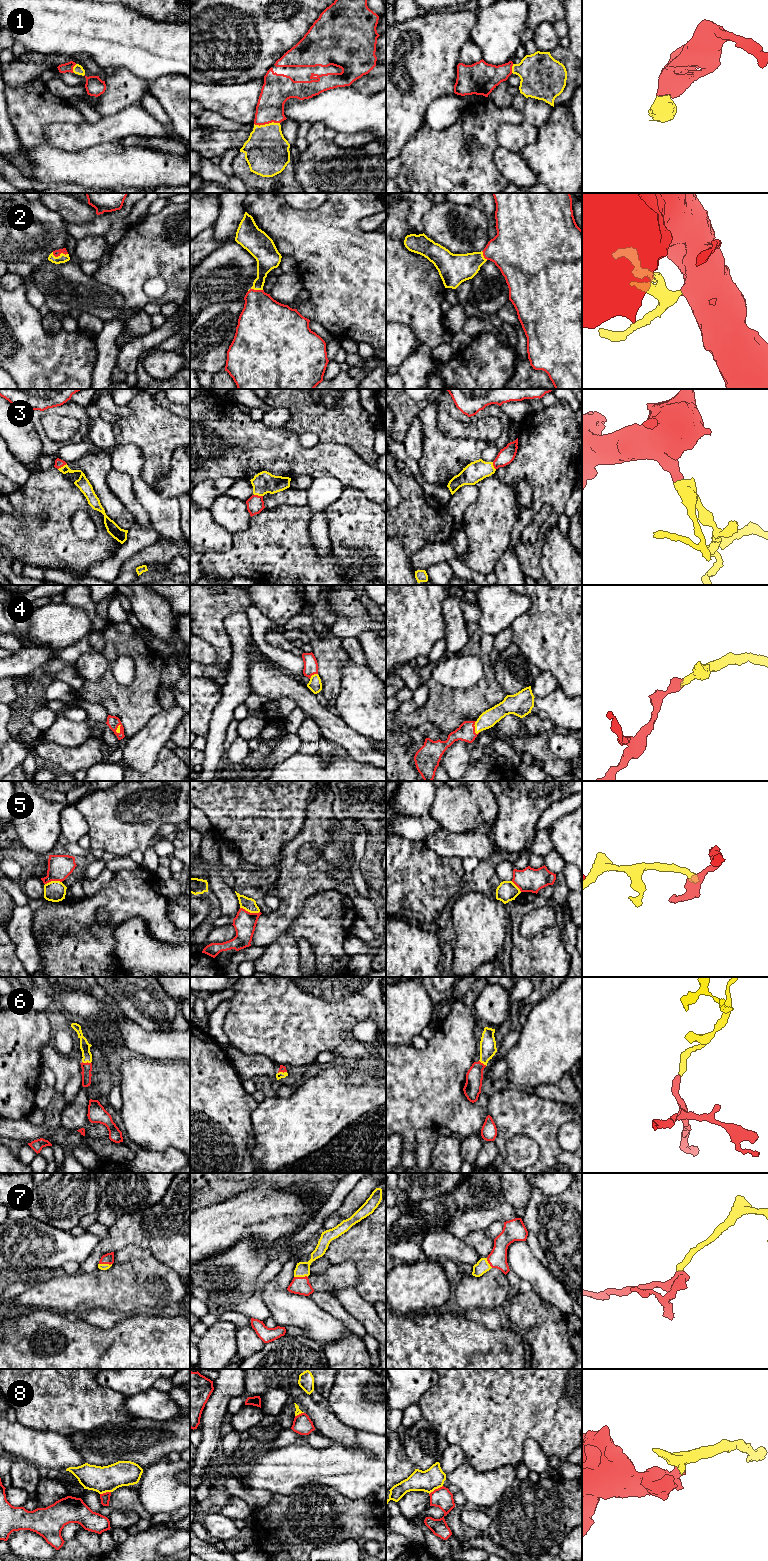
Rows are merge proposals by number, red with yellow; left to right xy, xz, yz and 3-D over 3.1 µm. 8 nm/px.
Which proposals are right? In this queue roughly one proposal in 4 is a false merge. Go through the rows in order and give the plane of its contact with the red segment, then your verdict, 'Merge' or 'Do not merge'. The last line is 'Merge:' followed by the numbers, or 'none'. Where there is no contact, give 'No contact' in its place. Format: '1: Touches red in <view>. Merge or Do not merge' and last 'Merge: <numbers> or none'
1: Touches red in xz. Merge
2: Touches red in xy. Merge
3: Touches red in xy. Merge
4: Touches red in yz. Merge
5: Touches red in xz. Do not merge
6: Touches red in xy. Merge
7: Touches red in xz. Merge
8: Touches red in yz. Do not merge
Merge: 1, 2, 3, 4, 6, 7

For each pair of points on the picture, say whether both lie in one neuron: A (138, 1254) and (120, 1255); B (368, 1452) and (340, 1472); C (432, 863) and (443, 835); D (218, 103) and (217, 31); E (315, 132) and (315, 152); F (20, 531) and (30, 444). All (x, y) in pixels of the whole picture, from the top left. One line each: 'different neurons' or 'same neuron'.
A: same neuron
B: same neuron
C: different neurons
D: different neurons
E: different neurons
F: different neurons

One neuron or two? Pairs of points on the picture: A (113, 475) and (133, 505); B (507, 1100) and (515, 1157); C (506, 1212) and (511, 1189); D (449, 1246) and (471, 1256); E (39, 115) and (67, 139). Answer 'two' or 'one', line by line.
A: one
B: two
C: two
D: one
E: two

